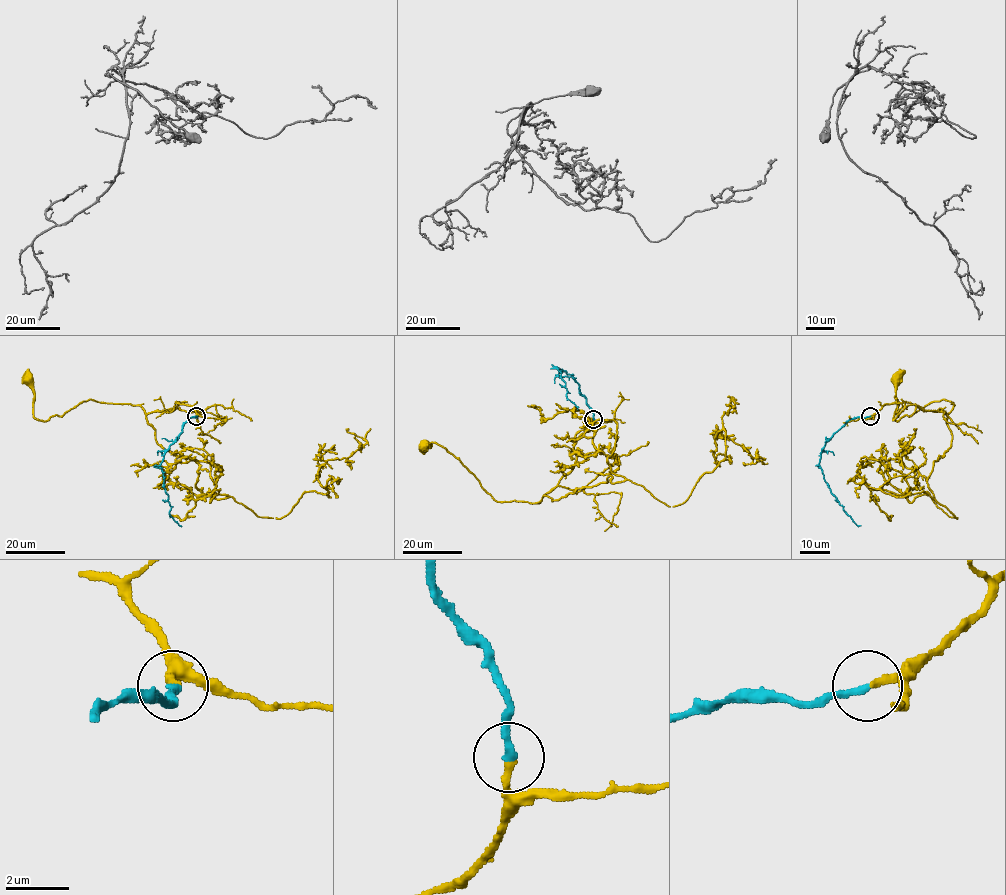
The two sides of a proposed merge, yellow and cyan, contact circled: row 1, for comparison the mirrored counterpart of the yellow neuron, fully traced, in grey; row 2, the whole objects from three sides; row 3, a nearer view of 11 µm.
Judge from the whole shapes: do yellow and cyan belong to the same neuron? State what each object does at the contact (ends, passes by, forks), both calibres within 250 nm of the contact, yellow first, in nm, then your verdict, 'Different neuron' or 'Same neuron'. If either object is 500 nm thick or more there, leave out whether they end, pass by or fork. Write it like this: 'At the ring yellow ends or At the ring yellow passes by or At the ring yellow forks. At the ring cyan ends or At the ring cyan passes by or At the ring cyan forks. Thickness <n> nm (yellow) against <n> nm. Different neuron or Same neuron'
At the ring yellow ends. At the ring cyan ends. Thickness 240 nm (yellow) against 240 nm. Same neuron

